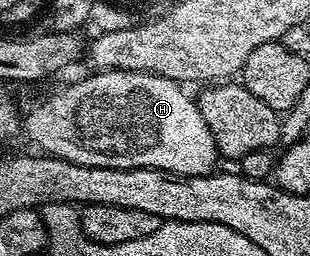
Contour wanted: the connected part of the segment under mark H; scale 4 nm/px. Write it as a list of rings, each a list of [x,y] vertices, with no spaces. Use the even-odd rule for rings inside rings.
[[[104,69],[101,71],[91,72],[91,77],[86,77],[83,81],[78,81],[75,85],[62,85],[55,93],[50,93],[43,99],[39,105],[34,105],[30,109],[30,114],[25,114],[24,129],[26,125],[26,133],[39,145],[43,154],[59,157],[65,161],[71,161],[77,165],[84,167],[104,167],[105,169],[163,169],[164,171],[172,171],[179,173],[185,177],[195,177],[196,175],[204,175],[211,172],[215,168],[214,165],[220,161],[220,154],[216,143],[212,139],[212,131],[208,131],[208,127],[204,123],[204,119],[198,110],[197,100],[193,96],[189,97],[185,93],[183,86],[177,81],[170,81],[168,78],[161,77],[160,74],[138,72],[136,70],[126,69]]]

